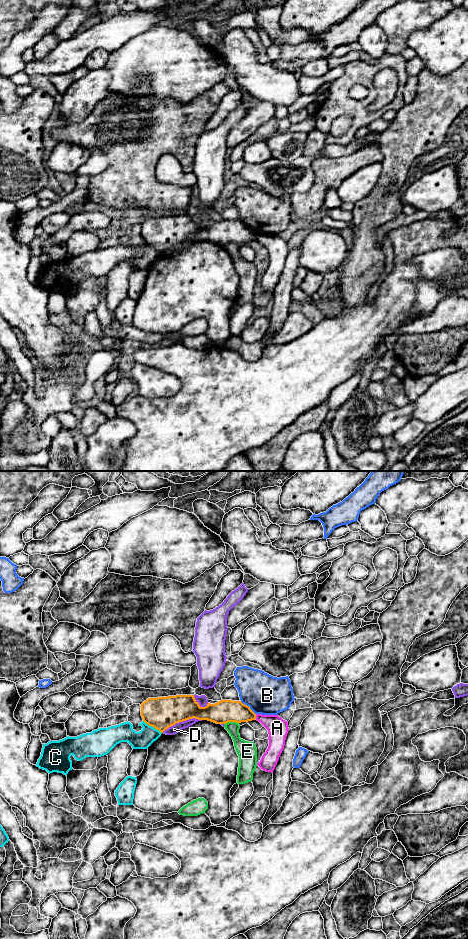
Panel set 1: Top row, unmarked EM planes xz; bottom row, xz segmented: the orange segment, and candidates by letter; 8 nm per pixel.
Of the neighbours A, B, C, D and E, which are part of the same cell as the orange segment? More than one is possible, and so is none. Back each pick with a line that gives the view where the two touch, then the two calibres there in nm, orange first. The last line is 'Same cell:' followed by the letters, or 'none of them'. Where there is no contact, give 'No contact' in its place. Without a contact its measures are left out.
Same cell: none of them

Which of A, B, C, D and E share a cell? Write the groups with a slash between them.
A D / B / C / E

